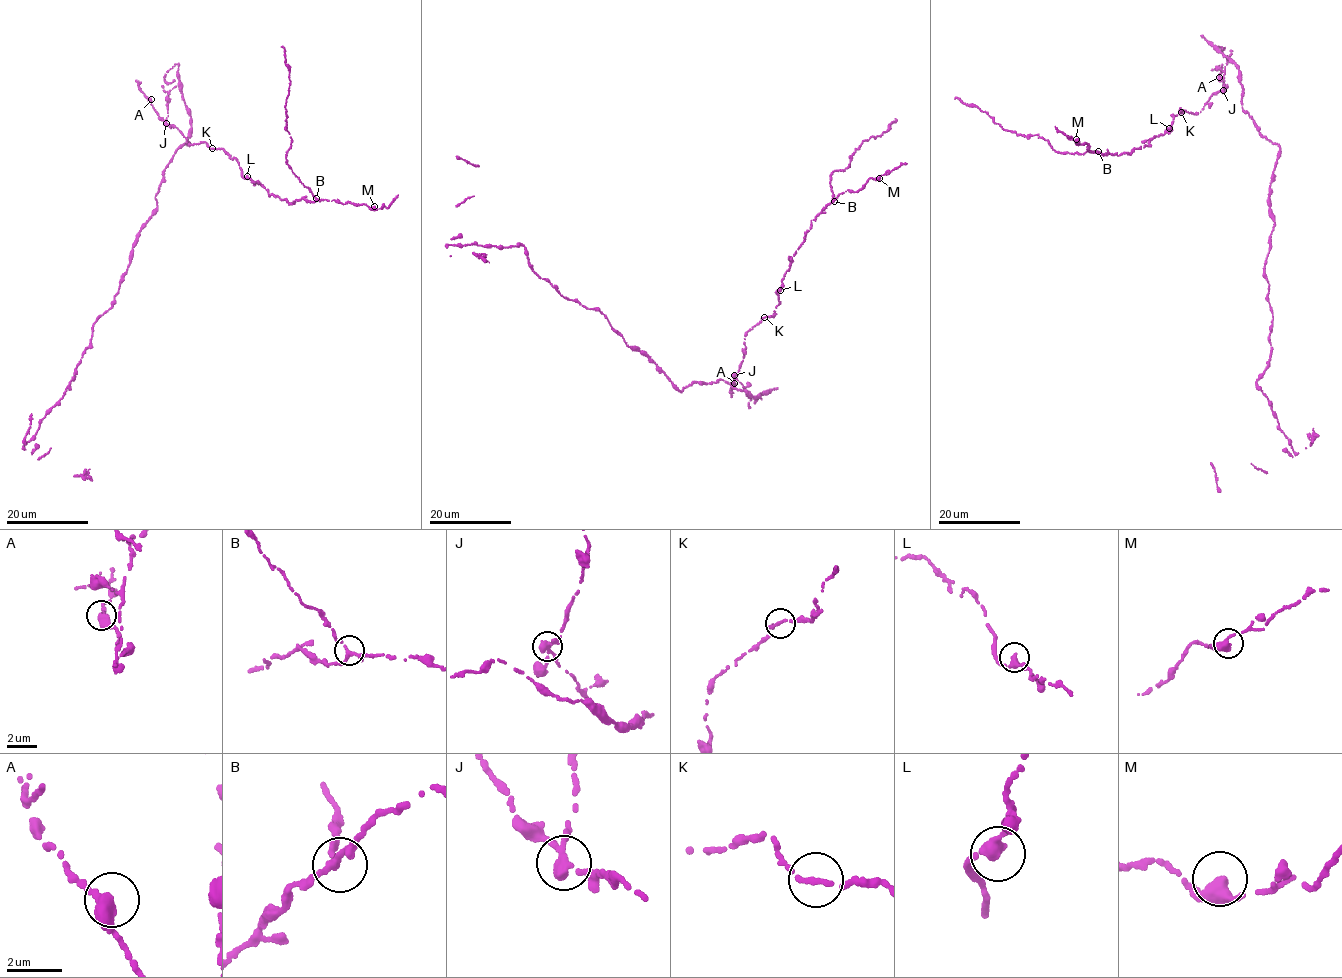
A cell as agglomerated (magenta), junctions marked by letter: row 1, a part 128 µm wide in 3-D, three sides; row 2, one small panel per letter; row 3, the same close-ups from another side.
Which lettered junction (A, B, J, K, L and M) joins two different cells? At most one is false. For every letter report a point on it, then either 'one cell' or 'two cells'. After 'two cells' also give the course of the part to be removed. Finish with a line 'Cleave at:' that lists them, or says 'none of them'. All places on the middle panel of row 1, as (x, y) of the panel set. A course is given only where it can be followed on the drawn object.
A: (734, 383) | one cell
B: (834, 201) | one cell
J: (734, 375) | two cells
K: (764, 317) | one cell
L: (780, 290) | one cell
M: (879, 178) | one cell
Cleave at: J

